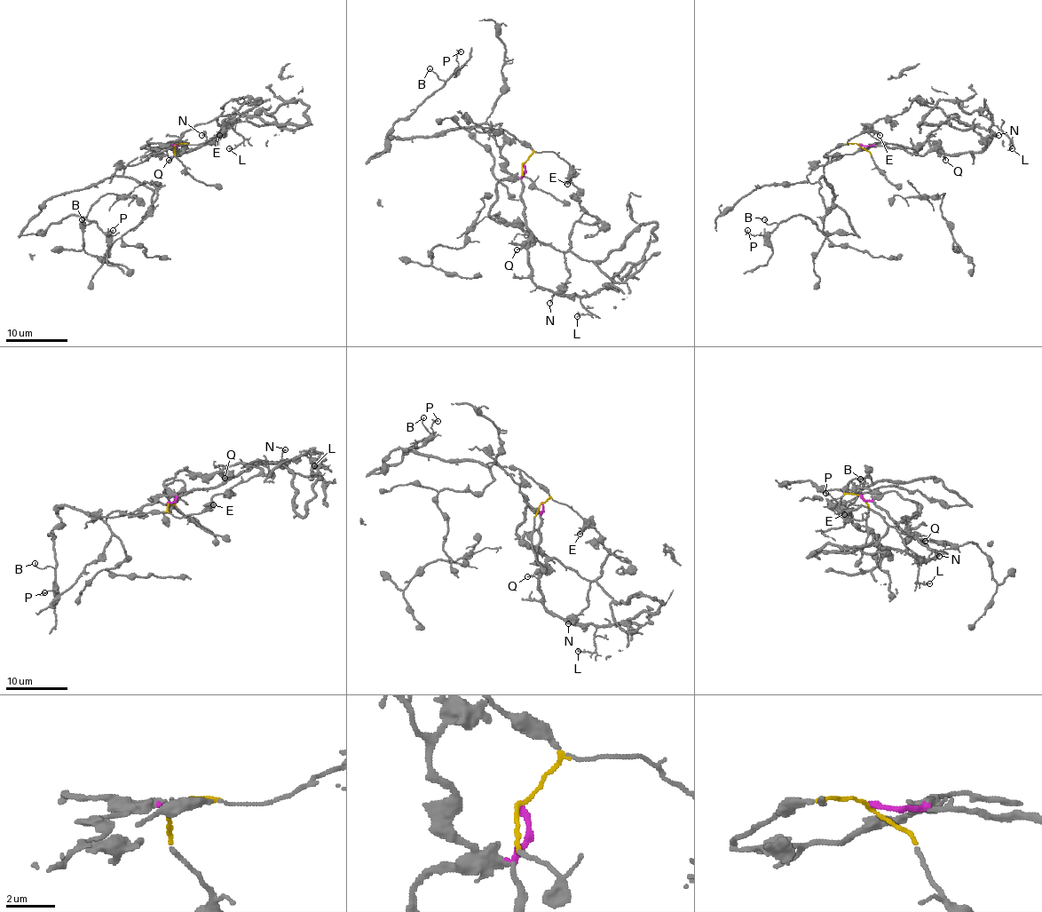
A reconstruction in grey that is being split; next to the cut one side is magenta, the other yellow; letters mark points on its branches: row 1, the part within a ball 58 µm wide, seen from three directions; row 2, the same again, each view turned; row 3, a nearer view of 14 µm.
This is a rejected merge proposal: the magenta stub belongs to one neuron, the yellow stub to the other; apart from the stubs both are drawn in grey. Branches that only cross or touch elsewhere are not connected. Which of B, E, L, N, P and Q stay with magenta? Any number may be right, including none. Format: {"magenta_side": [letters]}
{"magenta_side": ["L", "N", "Q"]}

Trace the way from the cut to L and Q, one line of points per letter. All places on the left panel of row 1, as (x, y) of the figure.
L: (175, 145), (173, 148), (179, 154), (211, 143), (232, 125), (244, 138), (228, 148)
Q: (175, 145), (173, 148), (177, 154), (182, 151), (177, 151), (169, 160)

